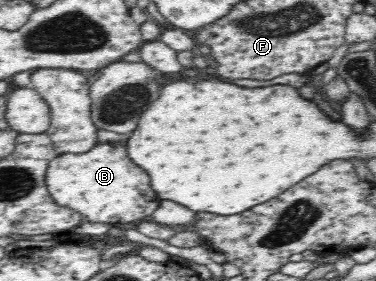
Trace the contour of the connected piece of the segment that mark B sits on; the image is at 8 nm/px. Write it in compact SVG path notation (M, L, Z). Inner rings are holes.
M97 143L91 151L58 154L49 165L46 183L57 204L70 207L92 223L133 223L153 215L159 207L157 193L149 185L149 175L137 167L123 143Z

